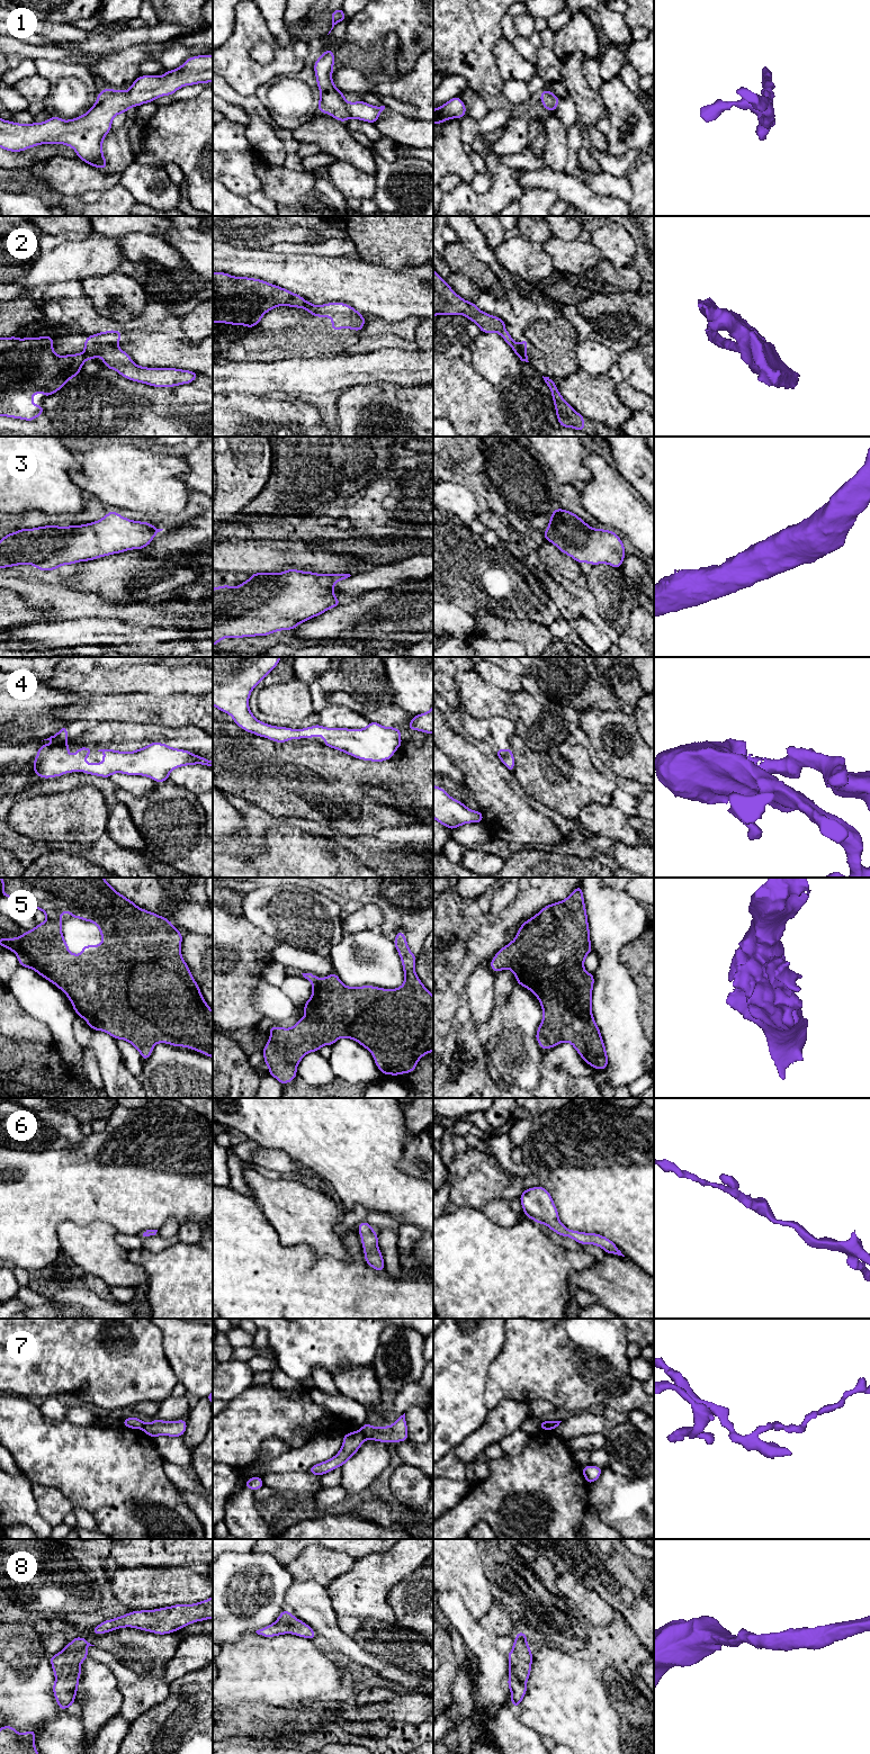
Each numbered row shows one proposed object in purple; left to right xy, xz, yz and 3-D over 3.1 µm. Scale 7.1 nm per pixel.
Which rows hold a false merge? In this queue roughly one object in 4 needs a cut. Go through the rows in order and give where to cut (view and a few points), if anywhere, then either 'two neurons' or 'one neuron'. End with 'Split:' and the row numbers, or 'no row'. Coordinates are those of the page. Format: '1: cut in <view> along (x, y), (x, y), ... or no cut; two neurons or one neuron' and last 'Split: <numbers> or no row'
1: no cut; one neuron
2: cut in yz along (517, 348), (527, 360); two neurons
3: no cut; one neuron
4: no cut; one neuron
5: no cut; one neuron
6: no cut; one neuron
7: cut in xz along (360, 1429), (366, 1438); two neurons
8: no cut; one neuron
Split: 2, 7

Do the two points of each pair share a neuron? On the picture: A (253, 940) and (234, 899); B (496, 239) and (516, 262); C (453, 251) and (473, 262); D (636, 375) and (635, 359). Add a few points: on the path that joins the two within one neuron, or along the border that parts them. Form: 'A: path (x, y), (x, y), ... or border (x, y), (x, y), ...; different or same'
A: border (224, 908), (233, 915), (242, 916); different
B: border (505, 239), (494, 249); different
C: path (457, 255), (465, 262), (468, 262); same
D: path (636, 371), (636, 362); same

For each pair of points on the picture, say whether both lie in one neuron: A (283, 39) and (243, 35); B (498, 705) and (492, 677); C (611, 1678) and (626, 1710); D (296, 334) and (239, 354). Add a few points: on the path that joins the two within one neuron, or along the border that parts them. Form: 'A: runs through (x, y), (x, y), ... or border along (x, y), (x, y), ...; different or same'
A: border along (262, 16), (280, 44), (292, 43); different
B: border along (474, 668), (484, 680), (511, 693); different
C: runs through (617, 1685), (625, 1696), (626, 1702); same
D: runs through (281, 343), (257, 344), (253, 347); same

